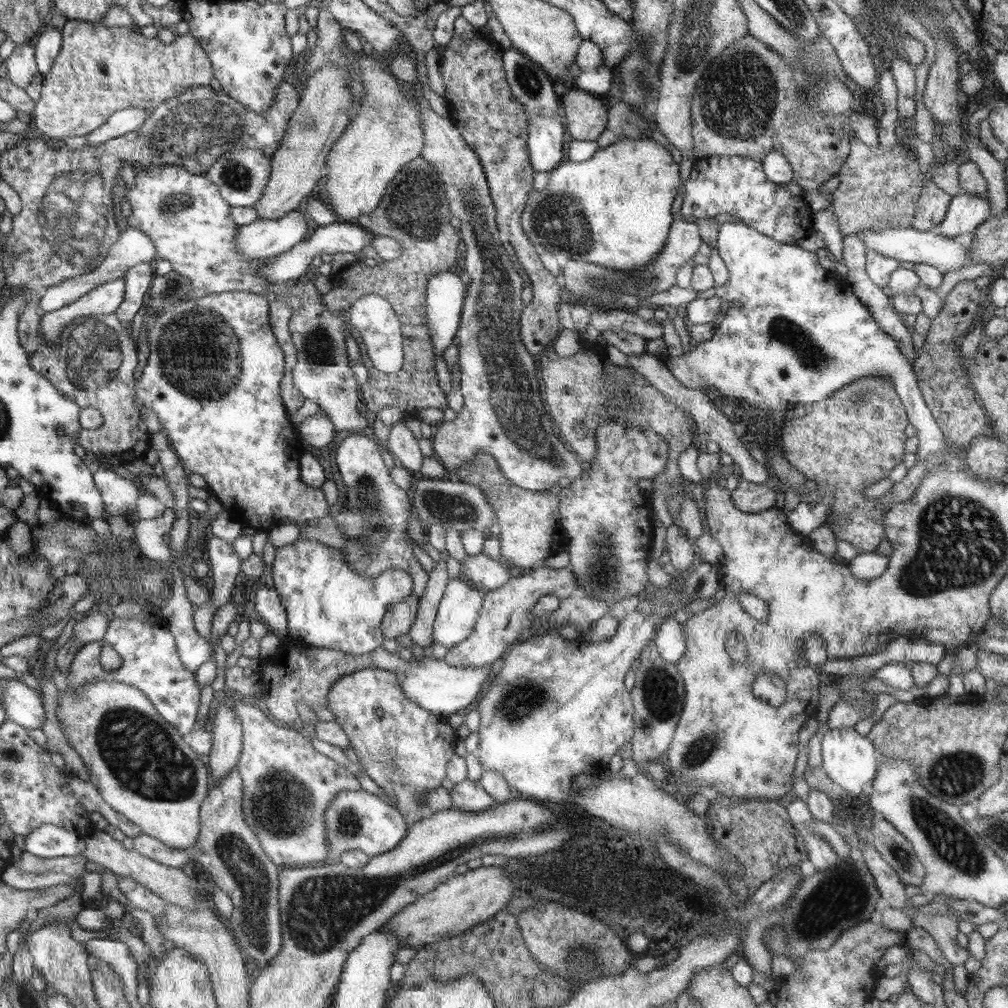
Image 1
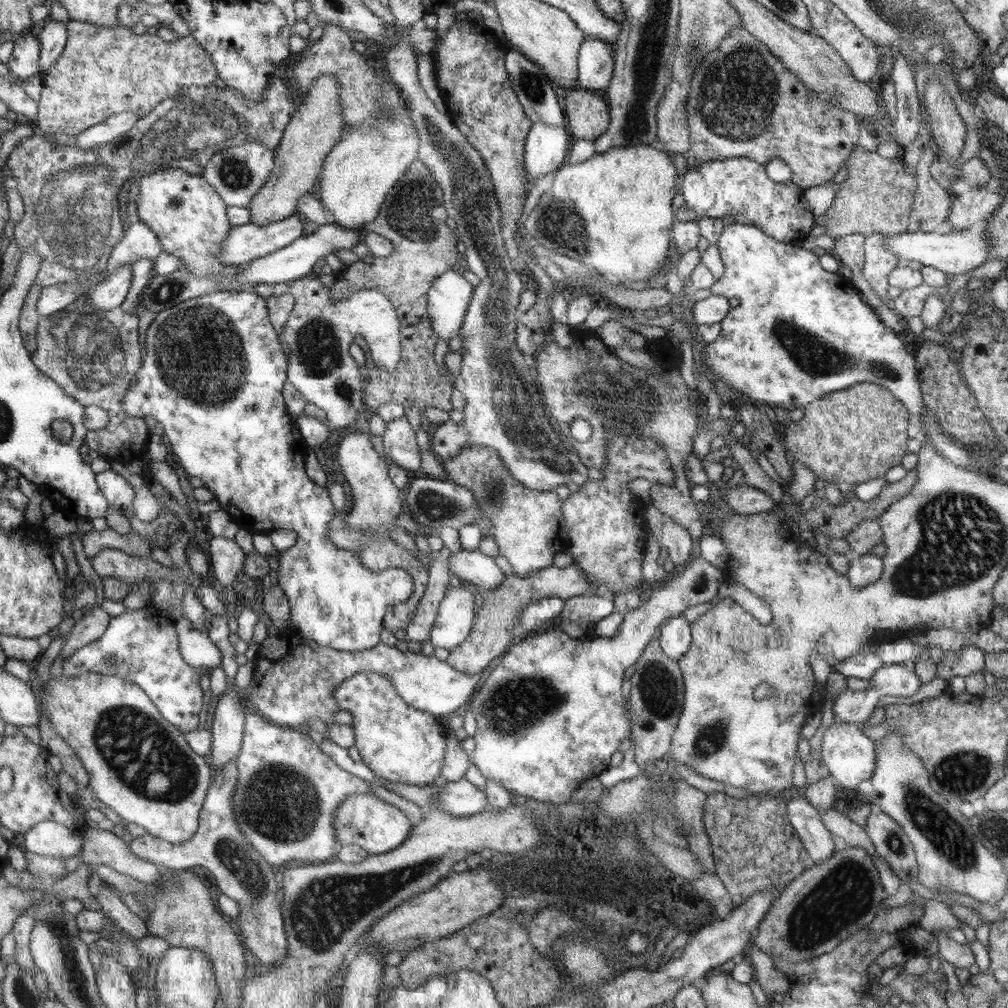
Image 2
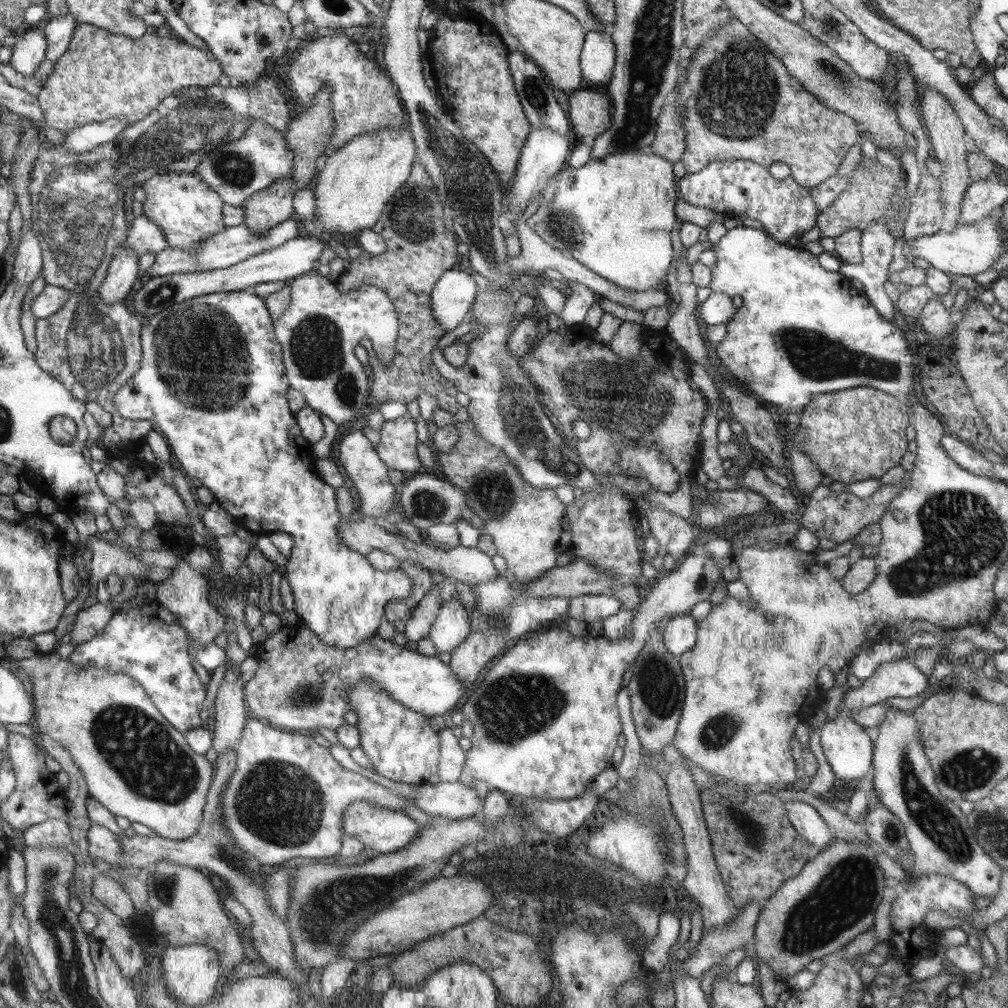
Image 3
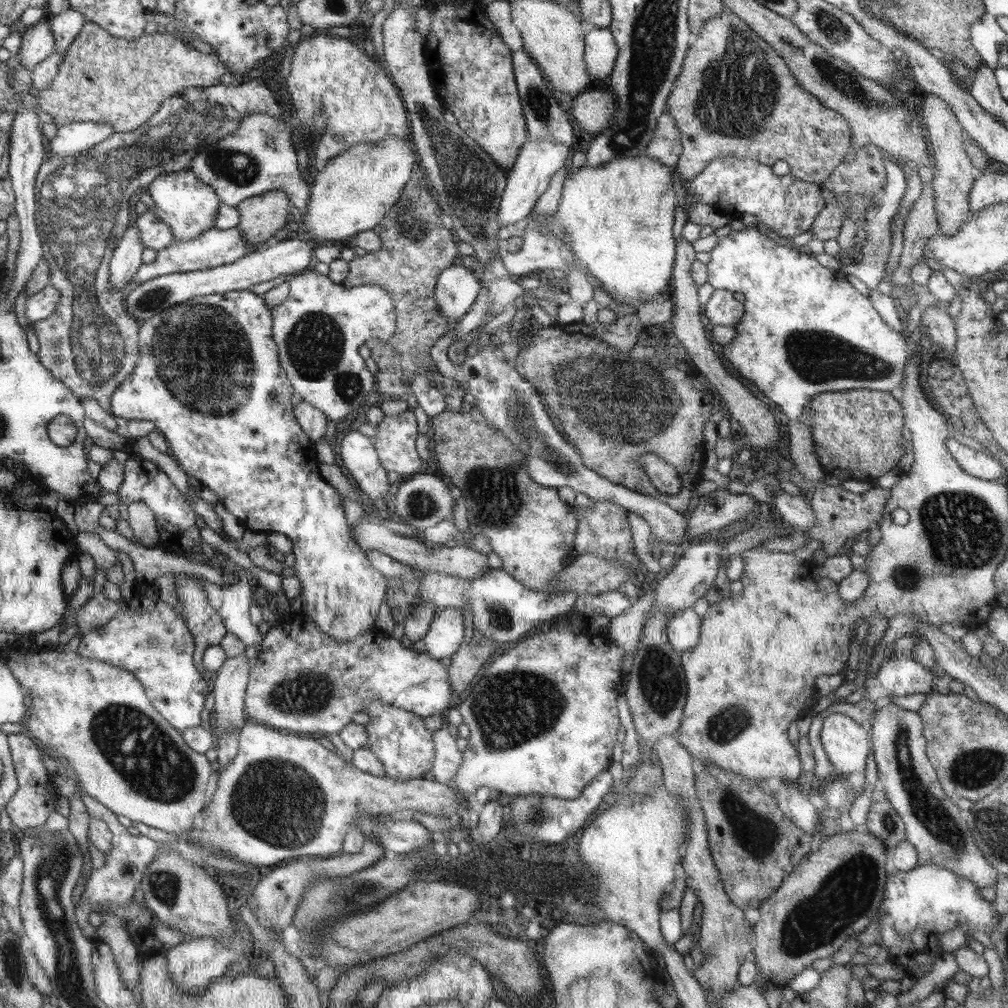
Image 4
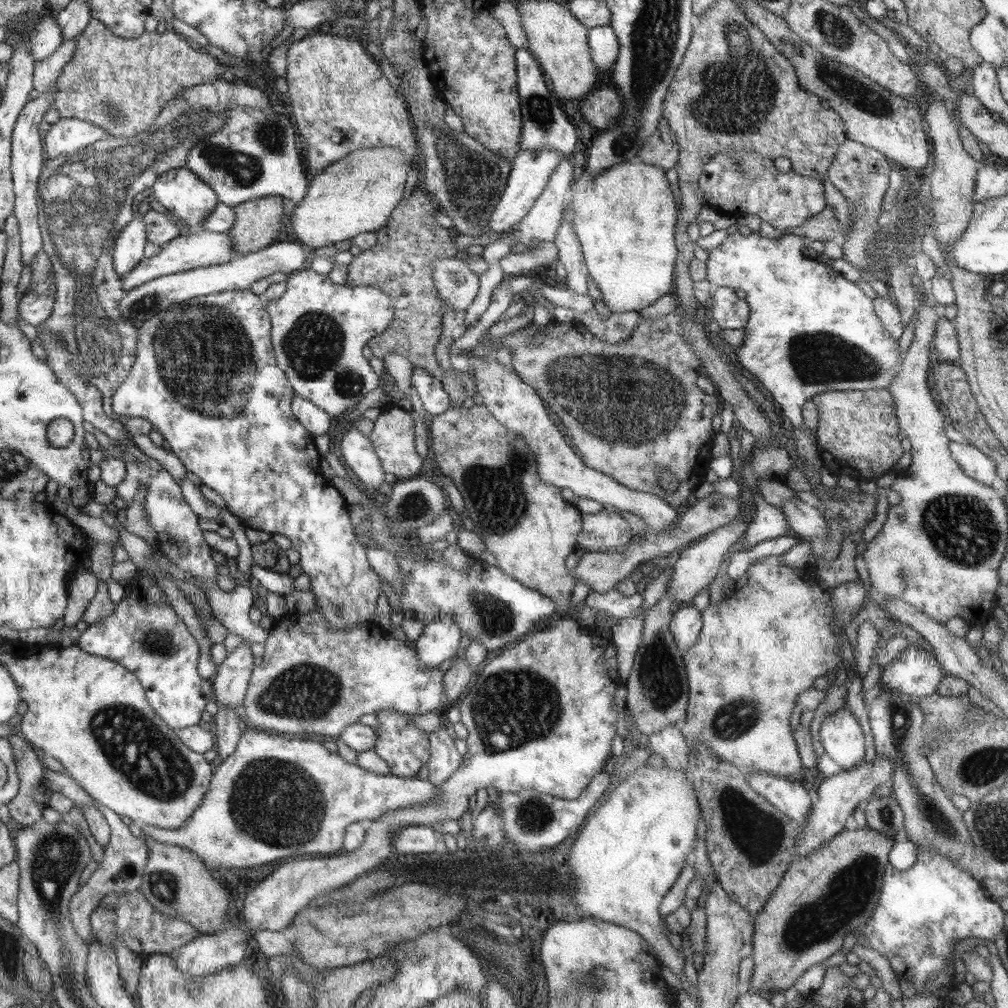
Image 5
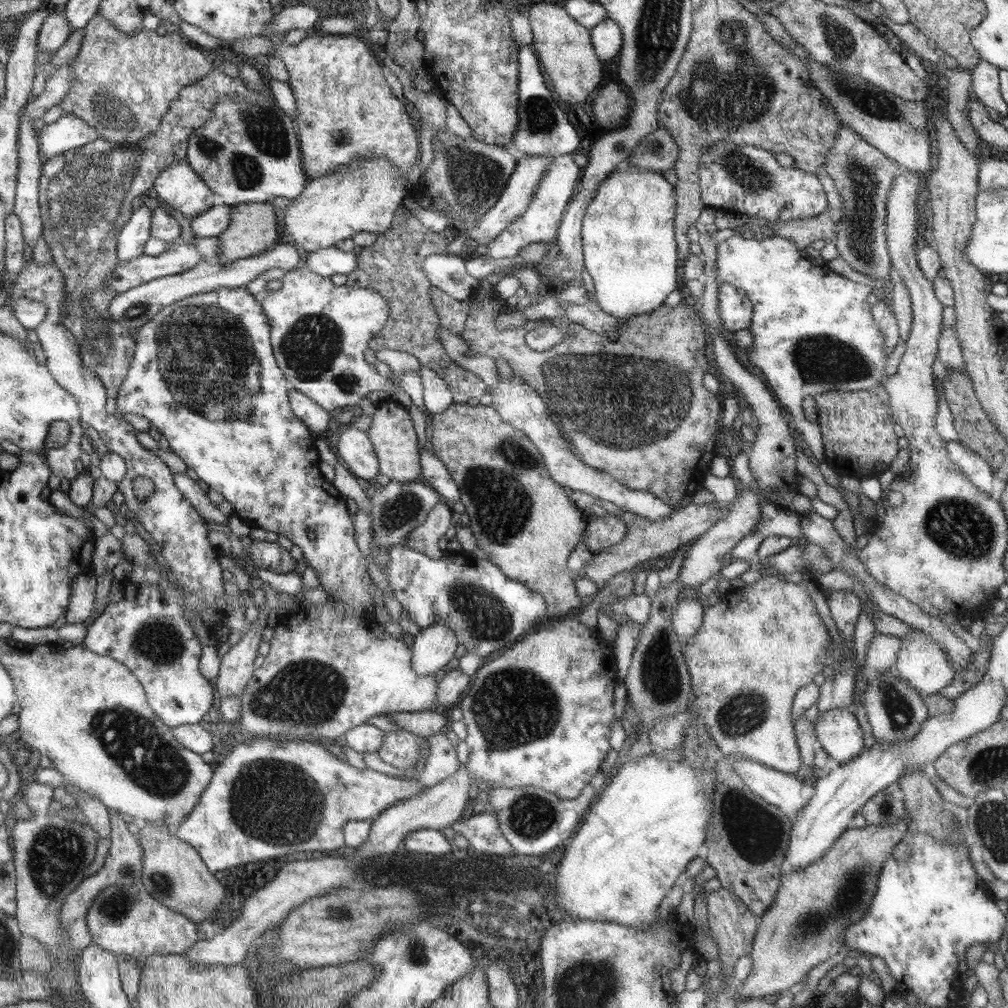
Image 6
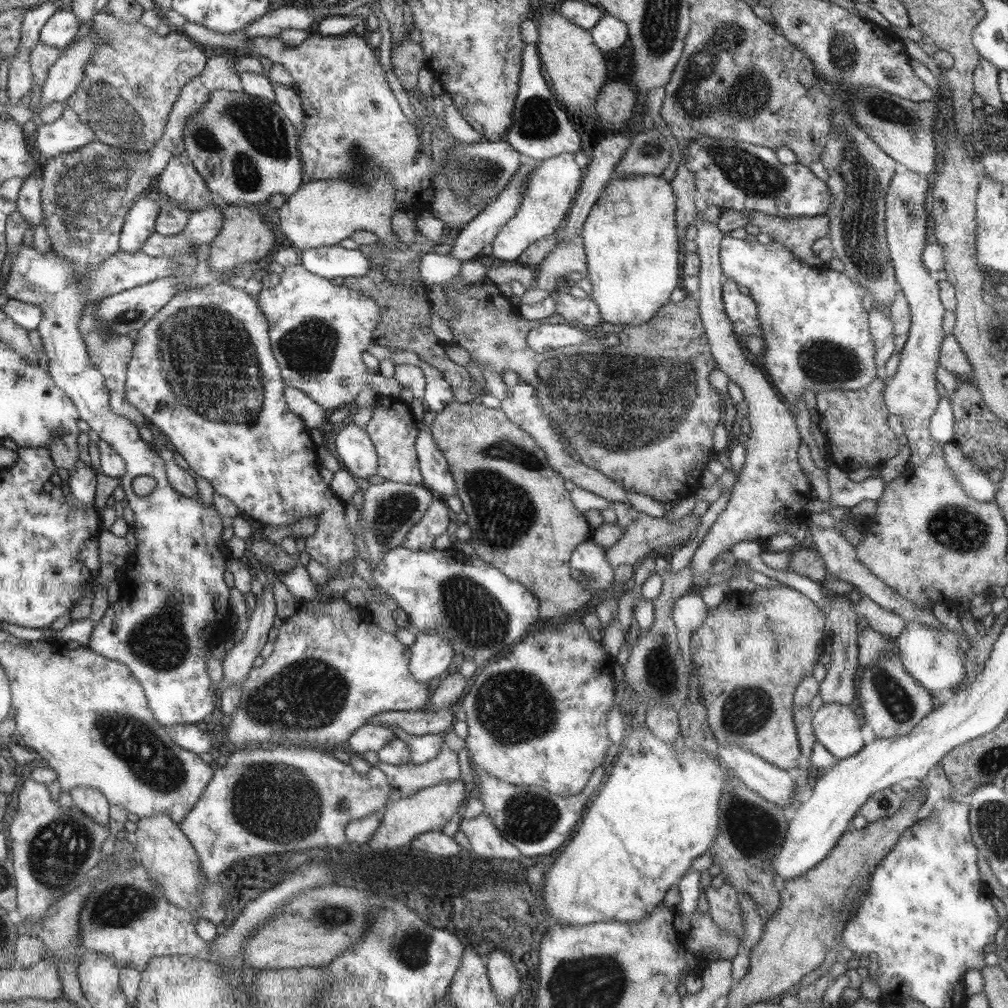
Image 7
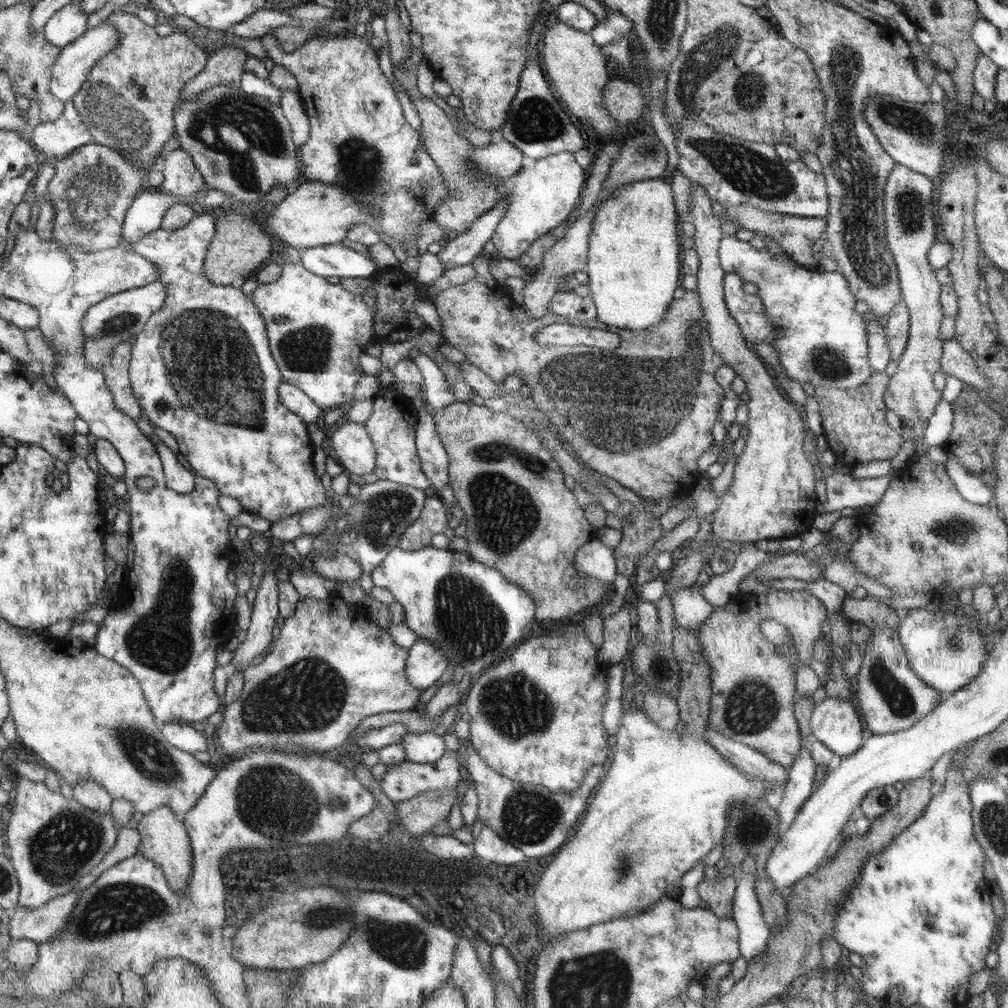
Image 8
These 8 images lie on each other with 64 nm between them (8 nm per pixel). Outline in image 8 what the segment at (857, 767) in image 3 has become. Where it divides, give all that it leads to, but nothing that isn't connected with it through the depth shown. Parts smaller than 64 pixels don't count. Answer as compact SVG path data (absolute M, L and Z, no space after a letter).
M825 697L814 705L810 730L814 740L819 740L834 754L847 757L862 746L862 720L849 699Z

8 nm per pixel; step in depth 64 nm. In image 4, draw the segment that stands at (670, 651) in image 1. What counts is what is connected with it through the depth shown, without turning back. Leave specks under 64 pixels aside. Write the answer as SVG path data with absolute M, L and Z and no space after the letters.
M693 608L670 616L667 623L668 642L679 653L693 649L700 639L702 620Z

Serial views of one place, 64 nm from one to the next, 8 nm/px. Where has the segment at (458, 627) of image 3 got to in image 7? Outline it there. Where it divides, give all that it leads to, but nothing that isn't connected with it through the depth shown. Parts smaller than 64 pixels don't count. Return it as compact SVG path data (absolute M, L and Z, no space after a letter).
M417 632L416 641L410 648L409 668L418 682L430 682L442 676L455 655L452 644L435 633Z

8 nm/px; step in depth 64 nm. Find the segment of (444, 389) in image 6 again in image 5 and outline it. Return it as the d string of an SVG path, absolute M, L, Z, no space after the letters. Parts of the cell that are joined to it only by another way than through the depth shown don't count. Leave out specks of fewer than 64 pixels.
M416 368L411 374L412 383L422 399L423 407L431 415L446 412L450 406L450 395L440 380L430 375L426 369Z

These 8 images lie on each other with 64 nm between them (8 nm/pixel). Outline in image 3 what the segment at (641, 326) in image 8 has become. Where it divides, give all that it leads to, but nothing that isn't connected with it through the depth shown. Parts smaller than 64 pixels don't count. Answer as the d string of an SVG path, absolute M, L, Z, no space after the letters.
M650 150L645 153L622 152L606 159L590 160L580 168L567 165L555 176L556 194L552 202L542 202L538 210L528 217L527 224L532 230L546 243L574 257L619 288L641 292L664 288L674 256L670 242L670 234L676 224L676 186L672 164Z

